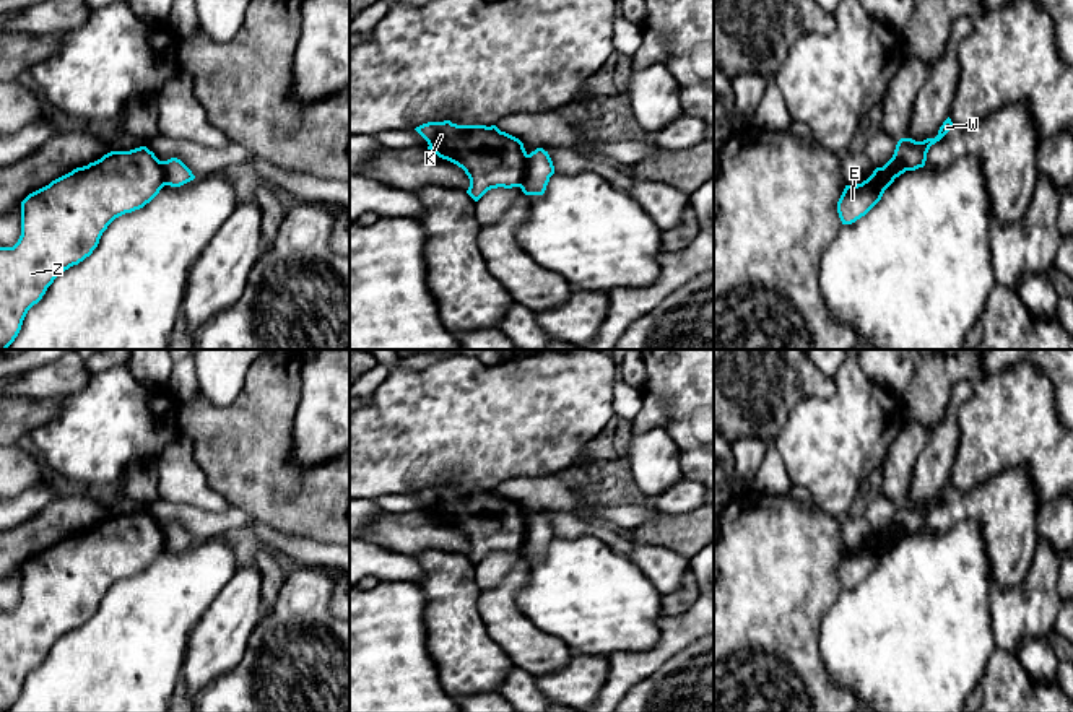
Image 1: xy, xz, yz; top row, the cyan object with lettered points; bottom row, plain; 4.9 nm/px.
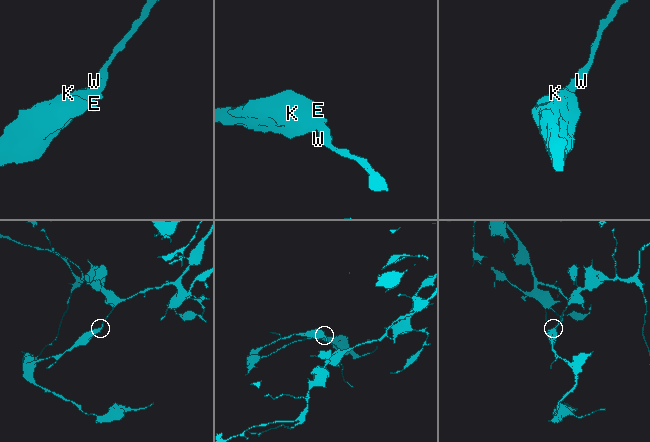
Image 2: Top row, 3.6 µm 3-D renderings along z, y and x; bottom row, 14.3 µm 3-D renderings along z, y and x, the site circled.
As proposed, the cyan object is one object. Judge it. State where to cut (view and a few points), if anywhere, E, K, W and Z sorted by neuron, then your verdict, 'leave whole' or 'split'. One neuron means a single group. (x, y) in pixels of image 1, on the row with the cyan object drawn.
cut xz (529, 155), (525, 176), (519, 186); groups E K Z / W; split

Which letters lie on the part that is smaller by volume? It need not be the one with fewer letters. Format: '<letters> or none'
E, K, Z

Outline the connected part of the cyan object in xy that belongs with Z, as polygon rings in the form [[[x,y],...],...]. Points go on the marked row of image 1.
[[[140,146],[111,151],[29,193],[21,202],[18,242],[0,247],[0,349],[15,341],[28,310],[42,299],[54,280],[89,257],[115,218],[143,208],[164,185],[163,161]]]

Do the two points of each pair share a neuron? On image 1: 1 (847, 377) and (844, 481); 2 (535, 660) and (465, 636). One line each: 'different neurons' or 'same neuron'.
1: same neuron
2: different neurons

